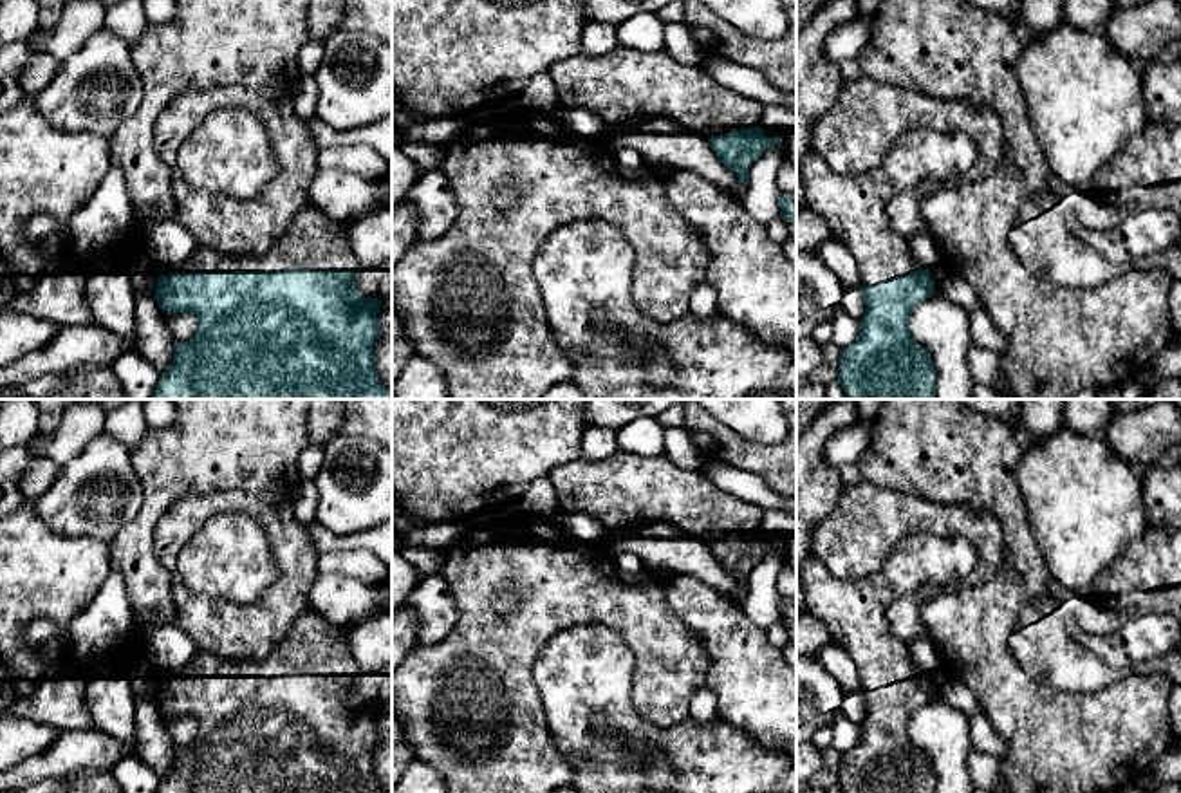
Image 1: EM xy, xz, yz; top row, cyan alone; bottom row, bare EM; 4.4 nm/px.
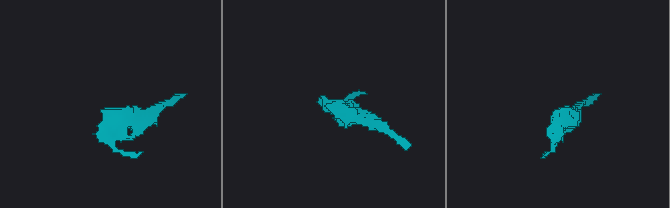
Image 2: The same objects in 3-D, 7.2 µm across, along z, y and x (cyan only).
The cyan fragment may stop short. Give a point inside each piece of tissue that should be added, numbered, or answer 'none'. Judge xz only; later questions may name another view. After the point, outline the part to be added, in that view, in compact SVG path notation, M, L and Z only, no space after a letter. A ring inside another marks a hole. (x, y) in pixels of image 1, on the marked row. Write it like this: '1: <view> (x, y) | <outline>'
1: xz (620, 85) | M614 47L601 54L576 54L553 65L558 108L587 108L609 126L632 119L666 117L686 130L710 141L711 135L726 135L733 130L758 125L764 107L719 85L701 65L677 63L665 51L636 51Z

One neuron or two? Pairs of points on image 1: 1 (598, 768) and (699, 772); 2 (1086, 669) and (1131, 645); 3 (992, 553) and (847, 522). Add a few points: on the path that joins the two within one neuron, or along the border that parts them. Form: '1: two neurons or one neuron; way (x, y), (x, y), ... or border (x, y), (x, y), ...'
1: one neuron; way (623, 755), (641, 741), (669, 741), (674, 746)
2: two neurons; border (1080, 636), (1106, 663), (1127, 672)
3: one neuron; way (959, 521), (883, 521)

